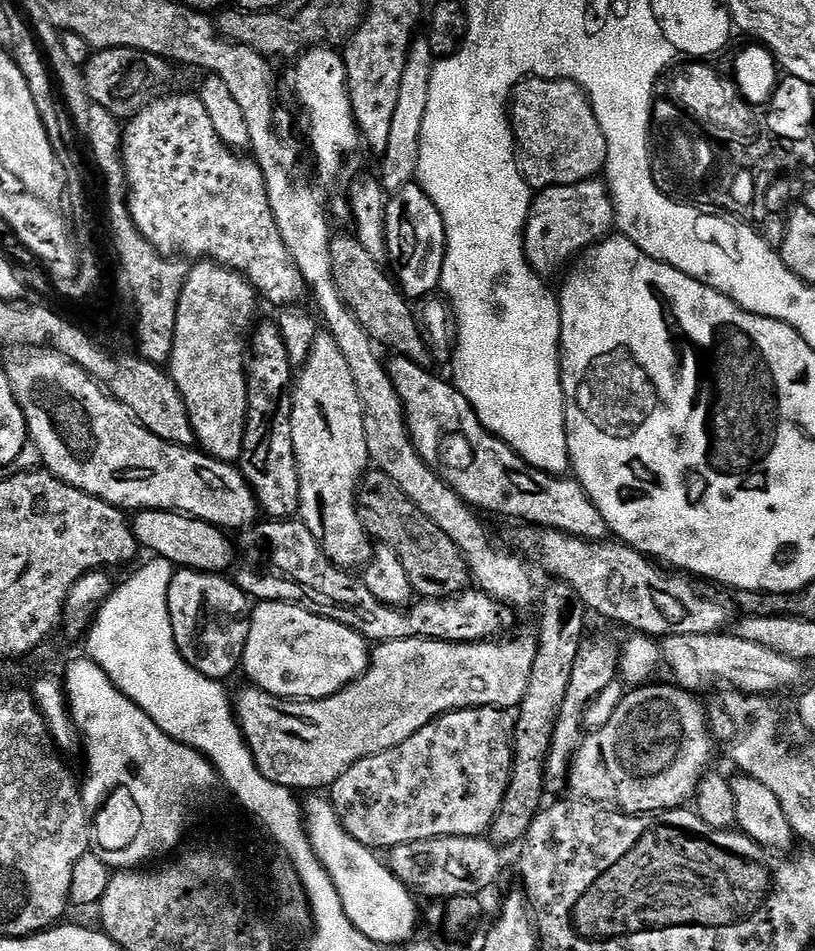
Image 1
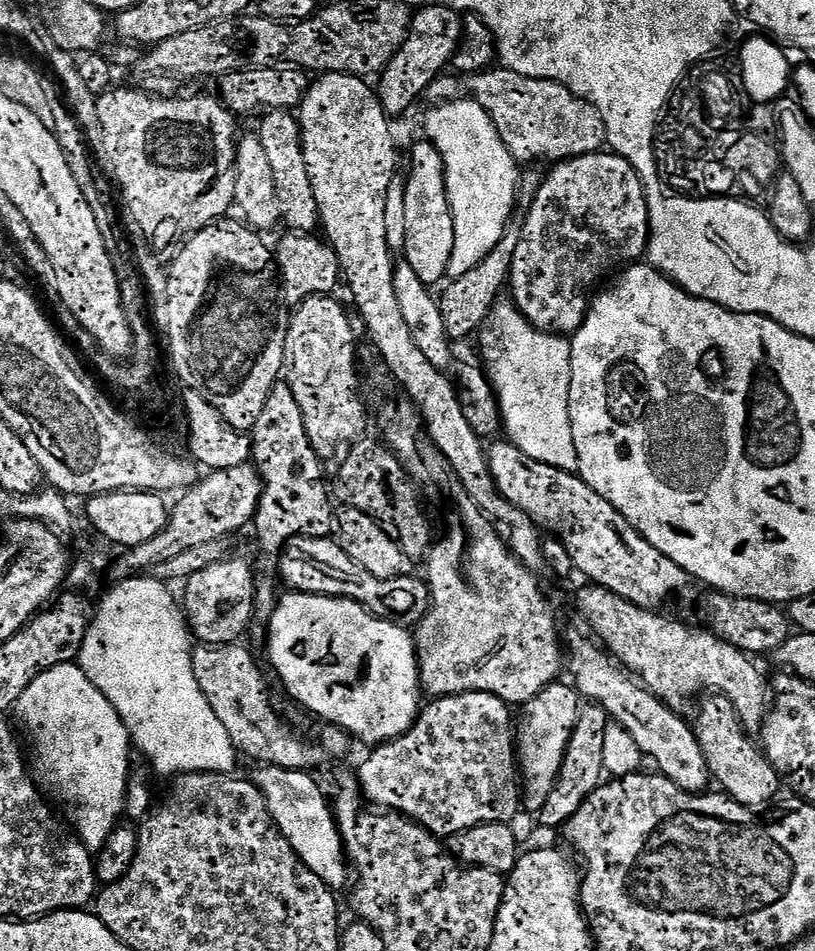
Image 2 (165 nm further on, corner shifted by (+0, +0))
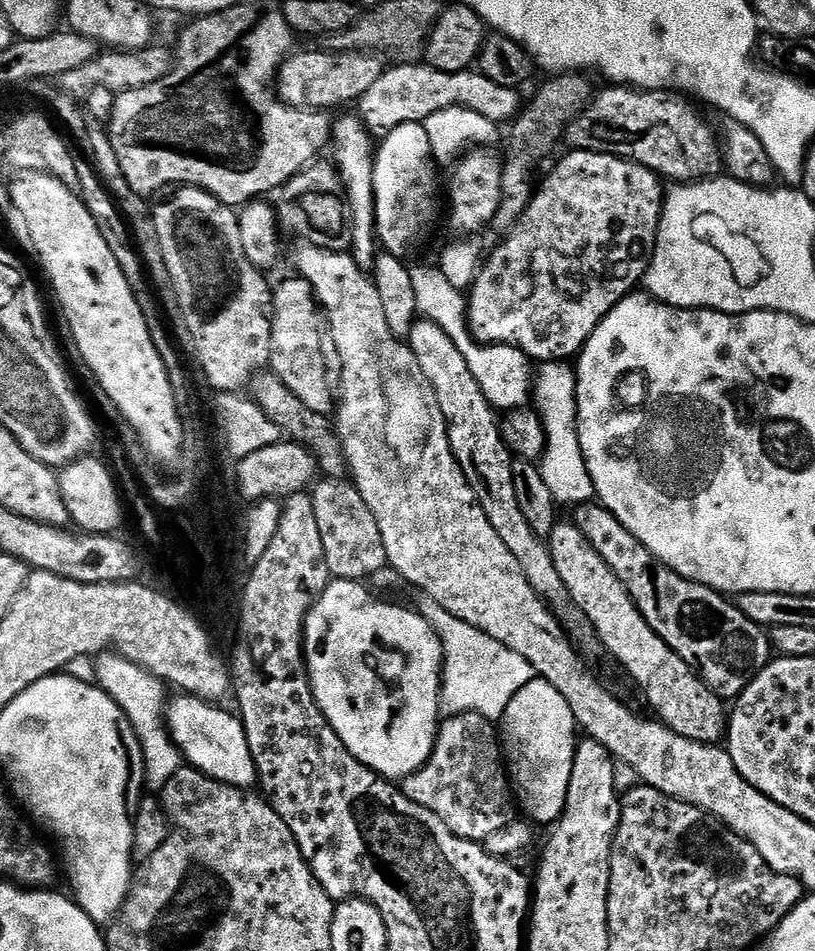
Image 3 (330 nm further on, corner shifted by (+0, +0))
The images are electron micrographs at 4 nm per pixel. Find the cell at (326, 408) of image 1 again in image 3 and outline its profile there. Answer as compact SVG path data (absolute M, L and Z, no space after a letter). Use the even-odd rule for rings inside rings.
M303 278L284 280L272 293L272 358L270 368L298 396L303 405L322 416L334 408L334 384L328 381L328 364L324 361L326 336L320 333L322 312L315 290Z

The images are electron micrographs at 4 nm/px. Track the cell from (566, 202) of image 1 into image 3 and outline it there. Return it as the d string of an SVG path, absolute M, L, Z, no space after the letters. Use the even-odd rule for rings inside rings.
M575 150L567 153L556 164L556 169L544 180L544 185L535 189L532 201L520 220L516 221L511 231L503 237L504 240L492 252L492 257L483 261L482 267L476 273L476 282L470 289L467 297L468 326L475 340L482 344L505 344L516 347L529 357L533 362L568 362L584 348L585 342L594 334L596 327L602 320L632 292L637 291L638 285L643 281L648 267L652 265L652 257L656 255L656 239L660 234L662 221L666 216L664 208L665 181L651 172L646 166L636 164L632 160L624 160L621 156L611 156L601 152L578 152Z

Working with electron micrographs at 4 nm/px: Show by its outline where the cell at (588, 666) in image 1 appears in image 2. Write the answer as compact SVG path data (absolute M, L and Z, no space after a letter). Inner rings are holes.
M591 702L585 703L576 717L575 728L567 742L567 750L563 756L560 771L546 803L536 814L536 819L546 828L559 829L568 823L568 820L579 810L582 802L600 786L604 774L602 764L602 749L604 732L608 717L602 707Z

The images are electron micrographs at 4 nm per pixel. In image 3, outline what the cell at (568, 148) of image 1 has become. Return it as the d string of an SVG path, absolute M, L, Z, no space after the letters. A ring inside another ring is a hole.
M424 62L396 64L389 67L378 78L378 82L370 86L370 90L366 90L364 97L358 101L358 115L376 138L384 137L390 130L394 130L394 126L402 126L406 122L419 124L447 108L477 112L484 120L508 122L521 111L520 94L517 89L498 86L477 70L443 72L429 68Z

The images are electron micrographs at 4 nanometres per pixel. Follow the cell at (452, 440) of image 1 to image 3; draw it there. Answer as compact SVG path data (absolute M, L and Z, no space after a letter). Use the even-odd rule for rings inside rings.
M589 502L579 505L575 509L574 523L586 534L586 538L594 546L598 554L616 574L622 578L628 593L634 598L640 613L646 622L659 634L664 642L672 650L678 653L691 668L695 668L696 673L700 675L701 680L725 702L735 701L737 696L742 695L746 688L754 682L757 673L766 667L774 656L774 645L770 639L769 633L761 625L756 624L742 610L736 607L731 599L725 598L721 593L707 588L705 584L699 584L693 580L682 578L670 566L661 564L656 556L614 514L607 508L596 502Z

